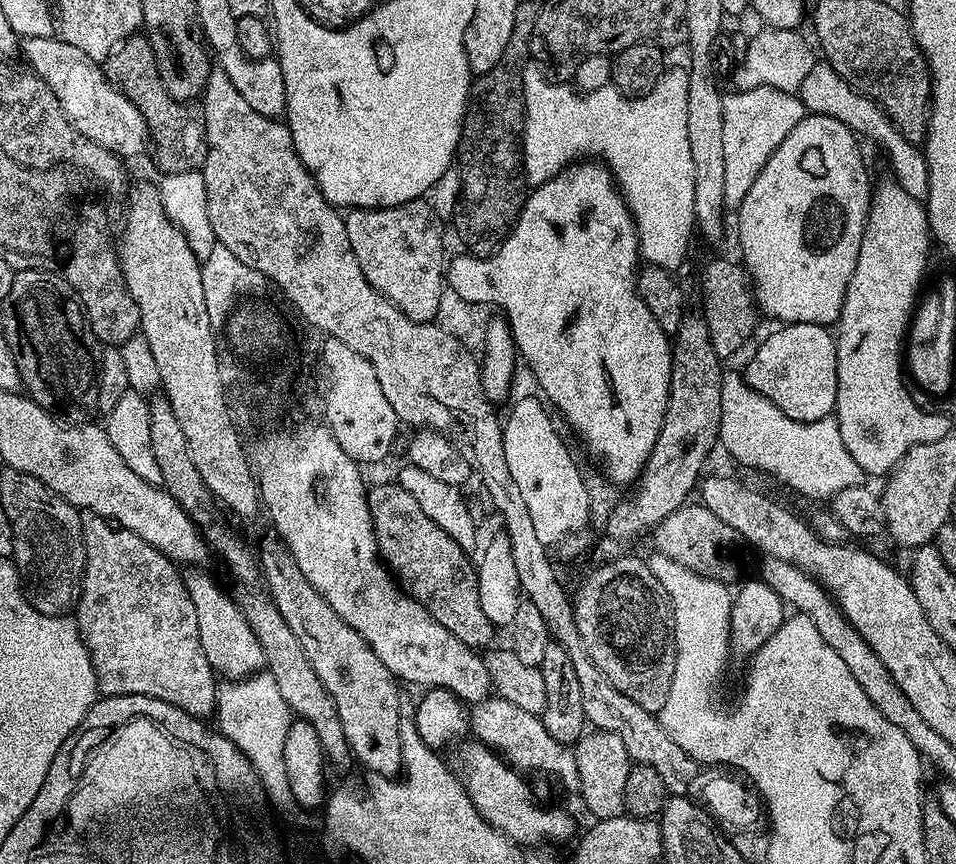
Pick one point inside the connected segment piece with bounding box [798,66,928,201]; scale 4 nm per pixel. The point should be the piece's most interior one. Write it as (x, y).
(822, 95)

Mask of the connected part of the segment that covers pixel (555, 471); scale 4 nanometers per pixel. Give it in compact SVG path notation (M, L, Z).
M524 396L512 408L508 420L503 421L504 450L506 466L510 468L510 478L514 486L518 486L526 510L530 510L530 519L534 522L534 530L566 530L570 528L573 534L579 533L588 516L588 492L580 481L580 472L572 461L572 456L564 446L563 440L556 433L552 420L548 417L549 409L543 403L539 404L532 396Z

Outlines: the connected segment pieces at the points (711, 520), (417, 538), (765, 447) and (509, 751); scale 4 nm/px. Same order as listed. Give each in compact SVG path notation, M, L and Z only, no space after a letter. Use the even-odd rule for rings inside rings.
M699 502L683 504L674 514L666 514L652 529L650 539L659 555L678 562L678 566L686 566L686 570L694 570L699 576L721 582L732 582L736 576L736 531Z
M397 482L376 484L373 488L371 485L366 493L372 529L376 531L376 547L404 591L428 609L433 618L446 626L446 630L462 638L462 642L477 650L487 649L497 629L490 618L482 614L478 578L473 561L468 561L469 553L428 518L414 496Z
M732 378L721 382L720 394L718 444L738 463L777 476L786 487L793 488L808 500L828 502L838 494L838 490L865 483L866 473L858 462L854 462L854 458L850 458L850 450L846 450L846 442L842 442L842 430L835 415L818 418L818 422L809 424L786 418L786 414L782 414L774 402L752 388L740 386L740 389L736 389Z
M499 694L489 695L487 700L471 705L470 732L479 743L488 745L493 752L507 760L521 773L545 772L548 776L557 776L566 787L579 789L578 766L575 751L569 745L550 738L540 716L527 713L514 702L504 700Z

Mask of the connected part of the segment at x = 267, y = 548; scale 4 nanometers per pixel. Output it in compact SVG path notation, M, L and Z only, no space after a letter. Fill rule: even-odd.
M271 539L258 548L258 563L264 582L268 585L274 606L278 606L278 614L286 618L286 626L290 626L290 630L294 630L294 638L302 642L302 650L306 650L306 658L310 658L314 666L314 674L318 674L328 697L334 702L353 757L361 760L376 776L399 777L402 772L401 685L392 672L382 666L382 658L374 654L362 634L338 618L326 598L322 598L318 590L306 582L306 574L298 570L298 562L294 562L288 547L279 539Z

